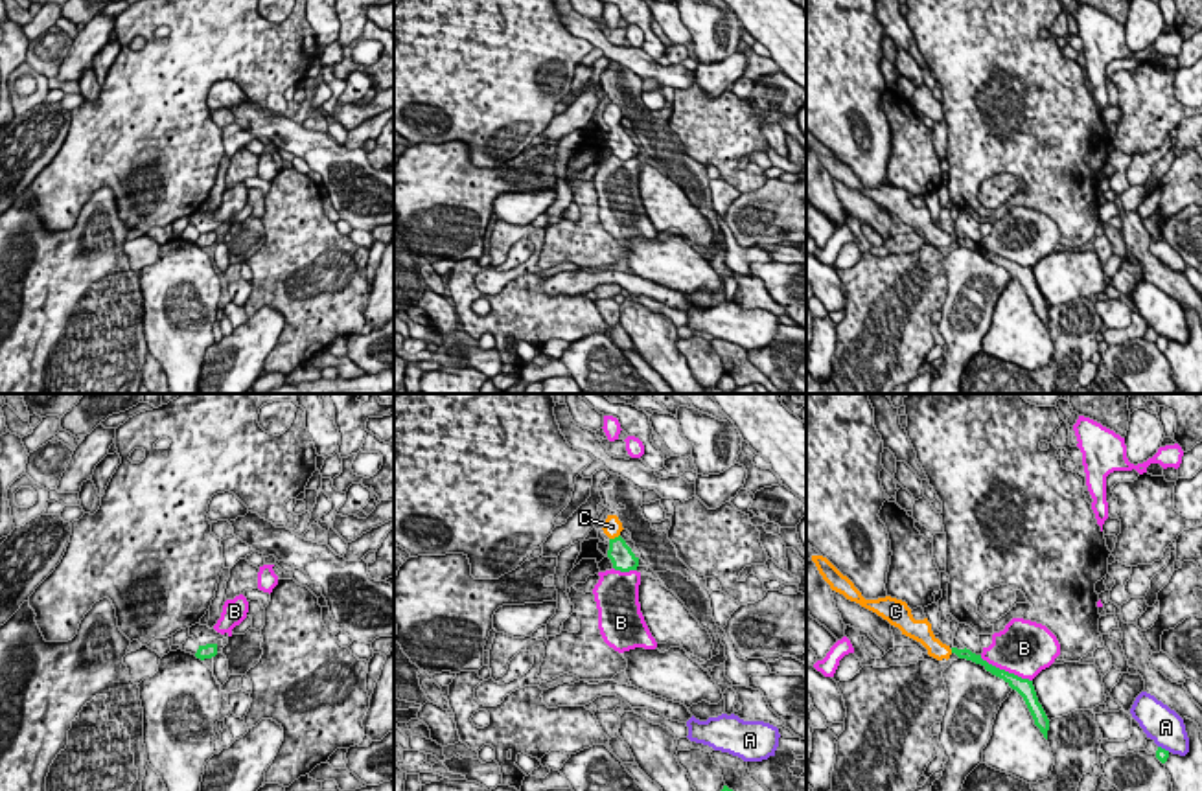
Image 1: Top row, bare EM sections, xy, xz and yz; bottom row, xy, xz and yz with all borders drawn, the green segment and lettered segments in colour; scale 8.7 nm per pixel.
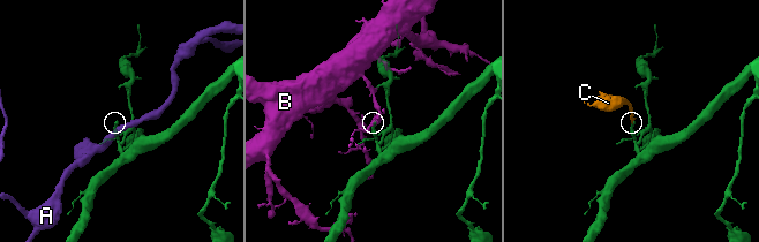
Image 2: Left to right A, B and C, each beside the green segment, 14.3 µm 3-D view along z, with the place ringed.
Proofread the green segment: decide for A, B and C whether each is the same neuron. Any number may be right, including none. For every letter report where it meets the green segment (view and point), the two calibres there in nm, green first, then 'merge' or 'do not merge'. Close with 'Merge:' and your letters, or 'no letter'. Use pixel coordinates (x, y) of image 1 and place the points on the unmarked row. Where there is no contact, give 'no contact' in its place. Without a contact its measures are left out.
A: meets green in yz at (1164, 337); 120 nm thick on the green side, 320 nm on the other; do not merge
B: meets green in yz at (1004, 258); 160 nm thick on the green side, 480 nm on the other; do not merge
C: meets green in xz at (615, 126); 200 nm thick on the green side, 160 nm on the other; merge
Merge: C

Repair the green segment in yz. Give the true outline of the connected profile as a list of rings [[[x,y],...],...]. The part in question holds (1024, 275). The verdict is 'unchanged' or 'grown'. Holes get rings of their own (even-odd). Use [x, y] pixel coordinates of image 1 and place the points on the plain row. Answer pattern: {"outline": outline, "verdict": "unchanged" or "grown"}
{"outline": [[[952,235],[952,241],[955,241],[959,246],[966,246],[966,248],[972,248],[976,252],[981,252],[987,259],[1003,267],[1012,278],[1016,278],[1023,285],[1023,289],[1025,289],[1025,292],[1034,307],[1034,313],[1040,316],[1040,320],[1047,327],[1049,307],[1047,307],[1042,292],[1038,291],[1033,269],[1022,267],[1014,261],[1000,258],[1000,256],[988,252],[987,248],[983,248],[981,243],[976,243],[966,235],[965,237]]], "verdict": "unchanged"}

